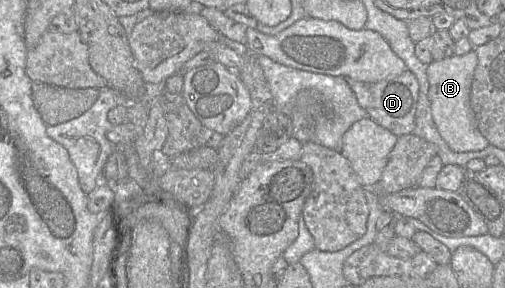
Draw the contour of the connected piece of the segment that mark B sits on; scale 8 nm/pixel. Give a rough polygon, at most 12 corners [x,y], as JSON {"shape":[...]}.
{"shape":[[477,53],[427,66],[433,120],[455,152],[489,145],[471,106]]}

